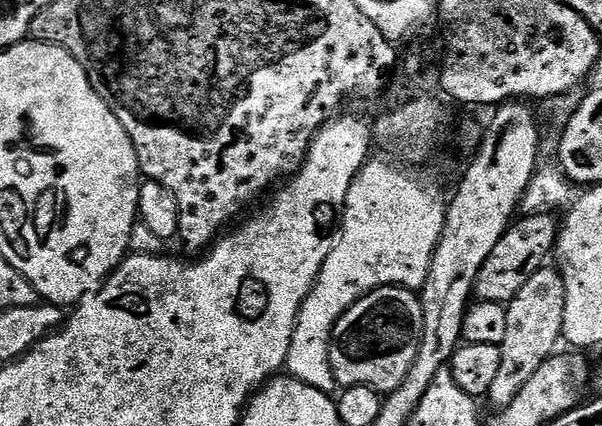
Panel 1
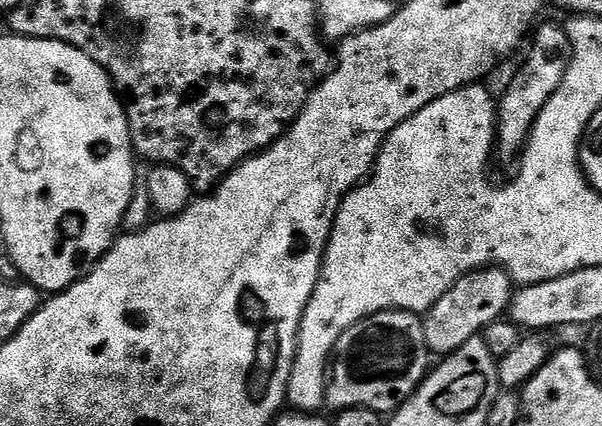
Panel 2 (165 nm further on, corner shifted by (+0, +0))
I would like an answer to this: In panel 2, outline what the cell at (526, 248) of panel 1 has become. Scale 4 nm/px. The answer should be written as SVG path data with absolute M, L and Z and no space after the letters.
M489 266L476 272L467 272L423 317L426 346L433 357L443 358L458 350L470 338L481 335L494 321L511 309L514 281L503 268Z

